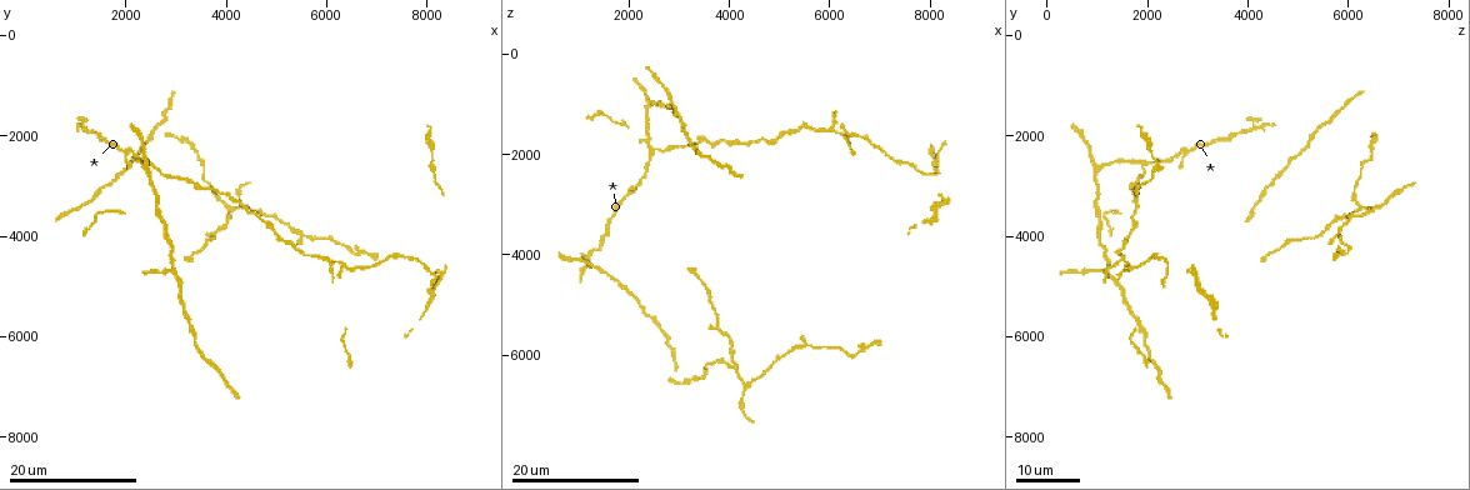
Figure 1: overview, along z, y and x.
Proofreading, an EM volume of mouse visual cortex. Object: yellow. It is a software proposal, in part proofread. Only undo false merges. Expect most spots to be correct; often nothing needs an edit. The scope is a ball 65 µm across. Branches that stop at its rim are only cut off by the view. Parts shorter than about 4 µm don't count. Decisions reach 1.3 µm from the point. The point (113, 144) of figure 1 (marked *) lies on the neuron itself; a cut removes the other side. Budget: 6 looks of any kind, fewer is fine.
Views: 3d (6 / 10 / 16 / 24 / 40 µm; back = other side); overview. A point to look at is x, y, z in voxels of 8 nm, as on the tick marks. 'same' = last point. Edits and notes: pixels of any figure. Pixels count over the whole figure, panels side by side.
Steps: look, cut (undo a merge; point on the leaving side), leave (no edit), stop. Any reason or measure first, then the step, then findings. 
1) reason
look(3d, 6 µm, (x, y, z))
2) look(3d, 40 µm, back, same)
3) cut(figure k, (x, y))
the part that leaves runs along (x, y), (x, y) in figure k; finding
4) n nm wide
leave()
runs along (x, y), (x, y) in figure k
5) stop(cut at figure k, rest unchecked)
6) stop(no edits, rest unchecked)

three arms meet
look(3d, 16 µm, (4150, 3500, 6250))

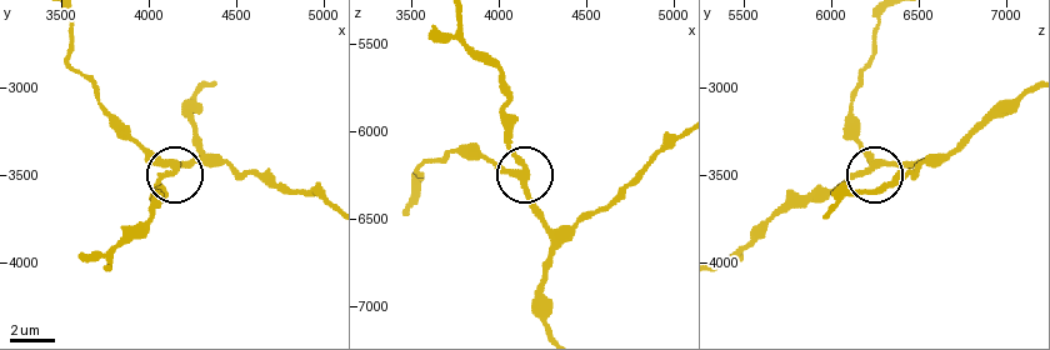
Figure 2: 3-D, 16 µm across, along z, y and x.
look(3d, 10 µm, (4160, 3460, 6220))

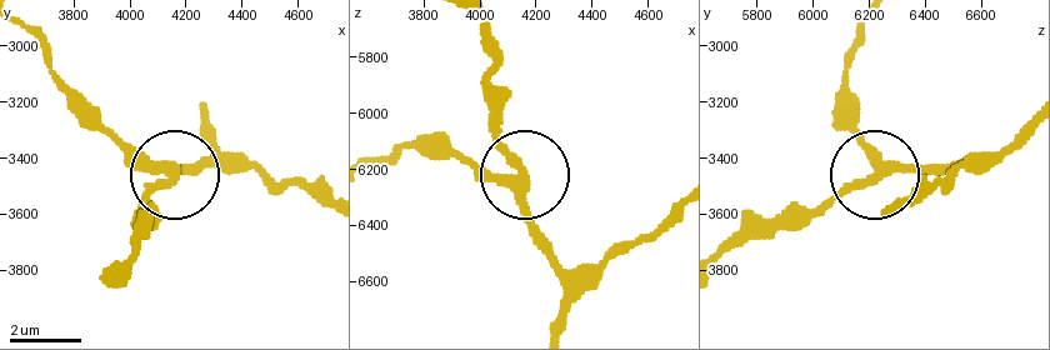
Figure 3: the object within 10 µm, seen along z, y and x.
leave()
all the same neuron

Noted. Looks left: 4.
three arms meet
look(3d, 16 µm, (3750, 3900, 5450))

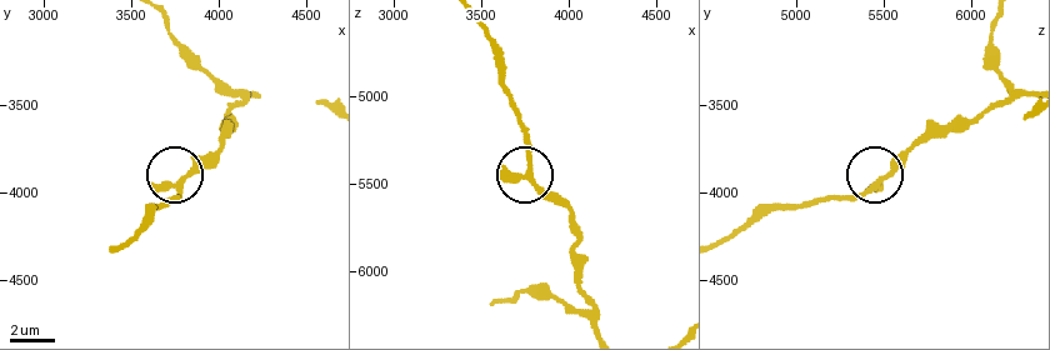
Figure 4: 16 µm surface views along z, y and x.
look(3d, 6 µm, (3780, 3920, 5480))

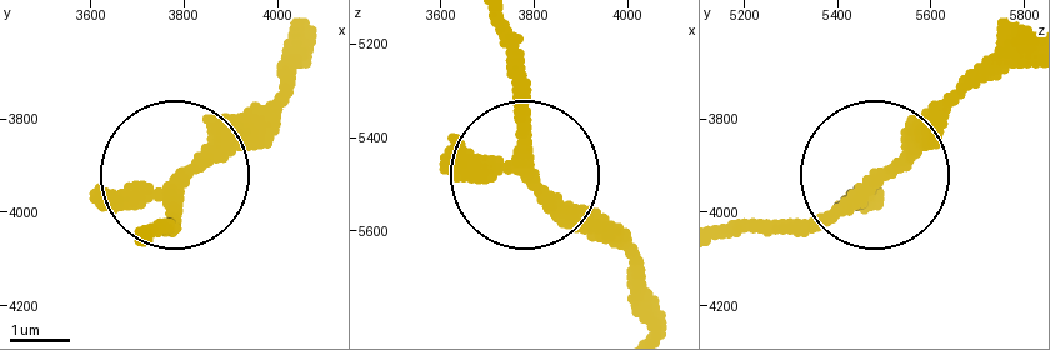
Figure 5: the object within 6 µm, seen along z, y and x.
3 arms
leave()
runs along (296, 41), (281, 90), (181, 175), (176, 225) in figure 5; one neuron here

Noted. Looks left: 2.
three-way junction
look(3d, 16 µm, (2550, 2600, 1950))

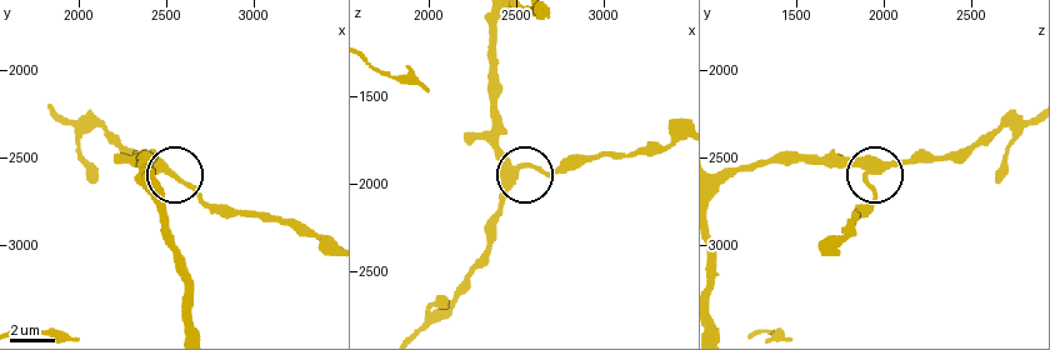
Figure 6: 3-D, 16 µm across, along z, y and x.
look(3d, 10 µm, (2480, 2560, 1920))

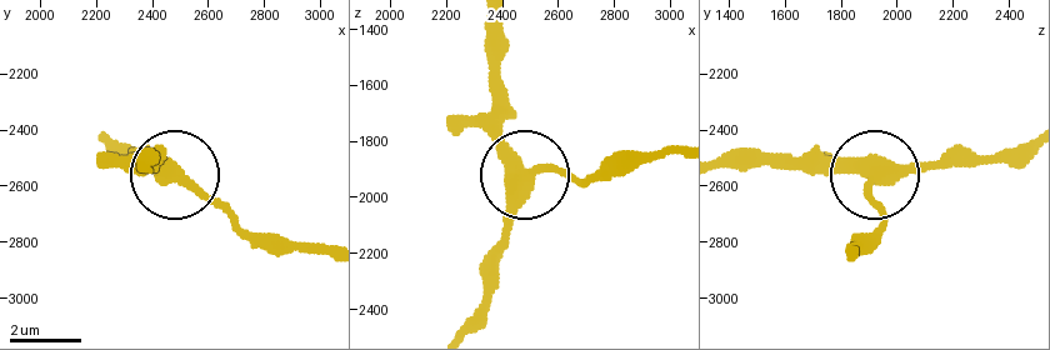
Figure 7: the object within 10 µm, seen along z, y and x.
side arm 54 µm; 3 arms
leave()
one neuron here

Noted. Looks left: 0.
stop(no edits, rest unchecked)

